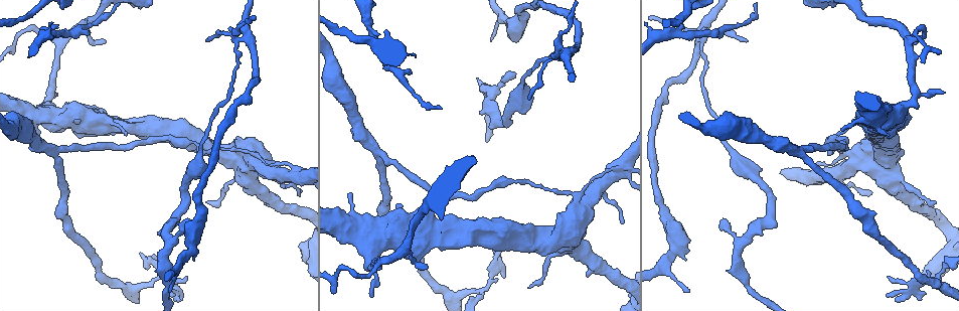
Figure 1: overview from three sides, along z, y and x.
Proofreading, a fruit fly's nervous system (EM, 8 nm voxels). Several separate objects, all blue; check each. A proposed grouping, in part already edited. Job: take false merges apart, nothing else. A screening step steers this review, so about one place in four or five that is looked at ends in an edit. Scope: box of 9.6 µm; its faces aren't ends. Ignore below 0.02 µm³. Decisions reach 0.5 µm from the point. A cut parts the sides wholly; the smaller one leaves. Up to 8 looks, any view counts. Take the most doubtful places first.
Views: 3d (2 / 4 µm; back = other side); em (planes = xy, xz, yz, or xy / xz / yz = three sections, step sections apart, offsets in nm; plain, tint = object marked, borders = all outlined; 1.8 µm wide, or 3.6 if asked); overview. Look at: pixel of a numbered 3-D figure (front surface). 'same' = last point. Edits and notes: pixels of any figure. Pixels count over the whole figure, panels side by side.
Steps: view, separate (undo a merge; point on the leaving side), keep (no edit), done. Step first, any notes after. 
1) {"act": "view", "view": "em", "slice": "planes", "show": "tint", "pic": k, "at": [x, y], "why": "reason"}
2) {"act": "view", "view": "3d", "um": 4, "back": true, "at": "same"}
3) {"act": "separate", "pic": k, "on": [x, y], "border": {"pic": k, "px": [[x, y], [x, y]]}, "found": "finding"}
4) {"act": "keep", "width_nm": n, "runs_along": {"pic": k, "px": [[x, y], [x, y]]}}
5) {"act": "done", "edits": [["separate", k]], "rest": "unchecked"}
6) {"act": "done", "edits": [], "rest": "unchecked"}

{"act": "view", "view": "3d", "um": 2, "pic": 1, "at": [166, 242], "why": "a narrow waist"}

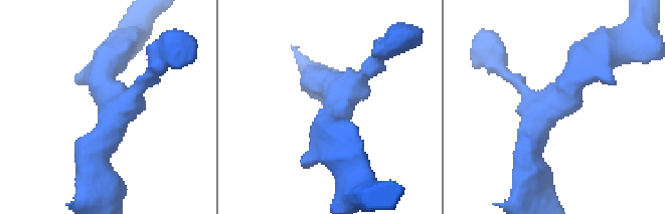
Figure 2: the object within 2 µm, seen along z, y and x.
{"act": "view", "view": "em", "slice": "planes", "show": "tint", "pic": 2, "at": [334, 102], "arms": 3}

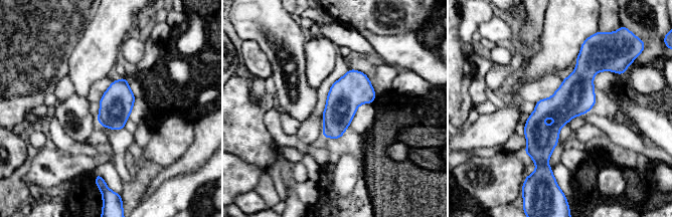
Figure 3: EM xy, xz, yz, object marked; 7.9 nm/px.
{"act": "keep", "width_nm": 260, "found": "continuous, no second neuron"}

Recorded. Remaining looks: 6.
{"act": "view", "view": "em", "slice": "planes", "show": "tint", "pic": 1, "at": [58, 150], "why": "abrupt turn"}

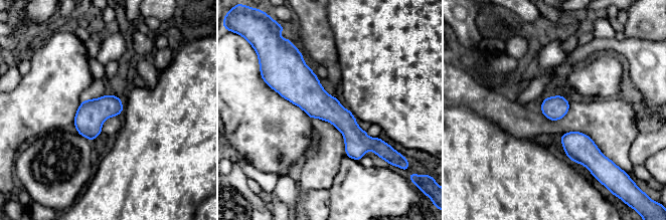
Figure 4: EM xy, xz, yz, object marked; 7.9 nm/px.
{"act": "keep", "width_nm": 190, "found": "one neuron here"}

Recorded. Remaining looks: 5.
{"act": "view", "view": "3d", "um": 4, "back": true, "pic": 1, "at": [254, 152]}

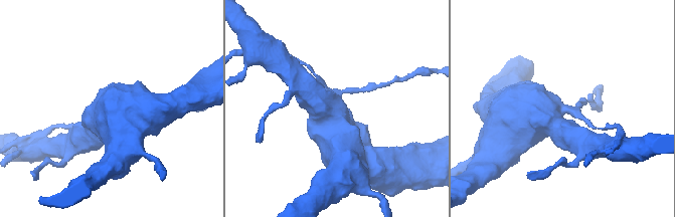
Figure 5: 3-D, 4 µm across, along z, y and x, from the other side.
{"act": "view", "view": "em", "um": 3.6, "slice": "planes", "show": "tint", "pic": 5, "at": [563, 107], "arms": 3, "why": "shape alone is not enough"}

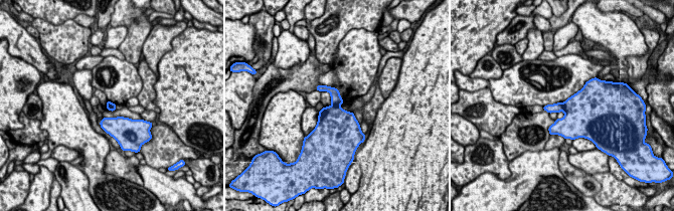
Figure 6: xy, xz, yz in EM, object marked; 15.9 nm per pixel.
{"act": "keep", "width_nm": 130, "found": "all the same neuron"}

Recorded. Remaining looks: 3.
{"act": "done", "edits": [], "rest": "unchecked"}

